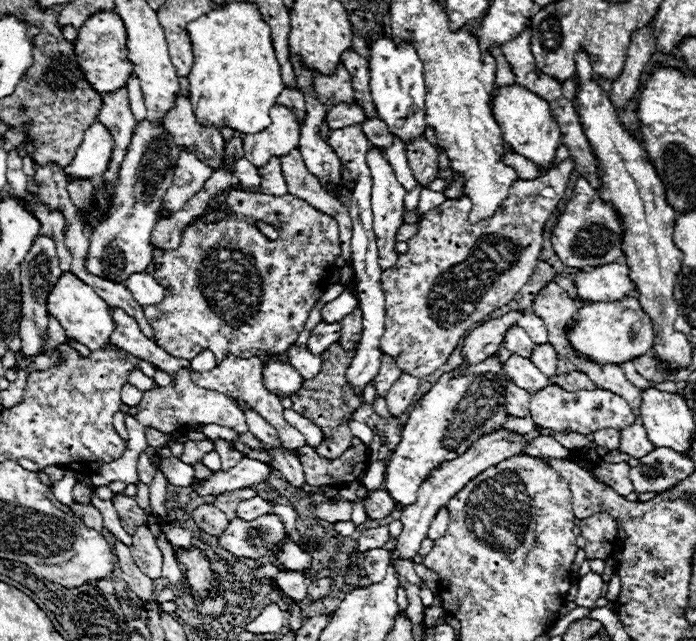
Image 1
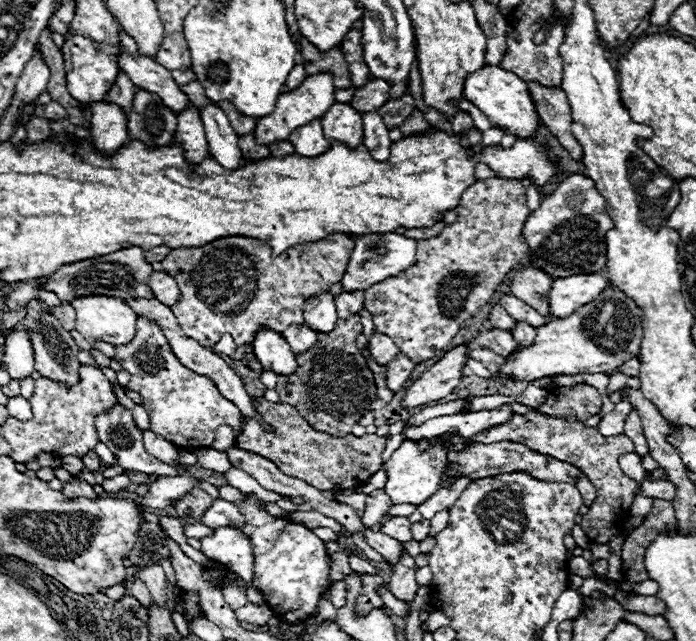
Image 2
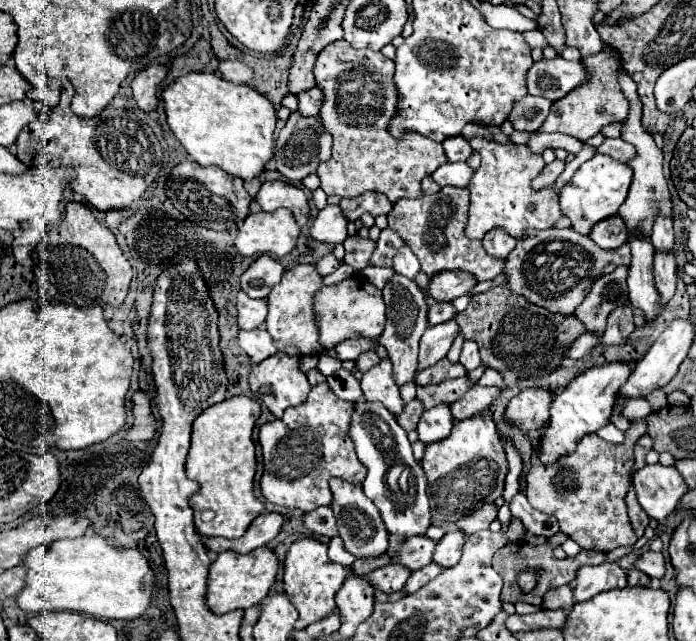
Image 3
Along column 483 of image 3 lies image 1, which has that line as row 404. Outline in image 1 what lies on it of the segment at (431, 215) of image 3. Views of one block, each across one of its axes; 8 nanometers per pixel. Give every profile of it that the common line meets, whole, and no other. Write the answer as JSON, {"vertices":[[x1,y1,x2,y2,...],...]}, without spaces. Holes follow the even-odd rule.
{"vertices":[[230,356,228,360,222,360,218,366,214,366,208,372,202,372,202,374,200,372,192,372,192,380,200,388,208,388,212,392,224,392,224,394,230,394,232,398,238,398,248,408,258,412,278,432,278,438,280,438,284,448,298,450,298,448,302,448,306,444,304,436,284,420,284,408,280,404,280,398,274,396,272,392,268,392,264,382,262,382,262,368,264,368,264,360,262,358,232,358]]}

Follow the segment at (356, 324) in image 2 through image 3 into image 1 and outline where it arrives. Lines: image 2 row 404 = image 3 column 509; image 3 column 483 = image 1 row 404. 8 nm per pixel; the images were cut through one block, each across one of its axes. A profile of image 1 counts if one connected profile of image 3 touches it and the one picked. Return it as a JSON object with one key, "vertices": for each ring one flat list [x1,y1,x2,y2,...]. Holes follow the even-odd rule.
{"vertices":[[338,342,332,344,332,348,328,348,328,352,324,352,322,356,322,370,318,372,316,380,306,380,300,392,292,394,292,410,304,418,310,418,322,428,326,438,316,452,320,458,326,458,326,460,334,460,348,450,352,440,352,432,348,430,348,420,350,420,350,414,362,406,362,398,354,396,354,392,350,390,350,384,346,382,346,370,352,362,352,356,354,352,344,352]]}

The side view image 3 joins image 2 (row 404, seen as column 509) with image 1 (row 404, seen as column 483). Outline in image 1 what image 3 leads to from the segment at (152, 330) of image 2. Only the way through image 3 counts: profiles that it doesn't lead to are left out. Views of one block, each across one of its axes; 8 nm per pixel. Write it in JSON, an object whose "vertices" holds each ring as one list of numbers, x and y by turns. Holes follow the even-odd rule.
{"vertices":[[184,368,178,374,172,376,172,384,166,388,158,388,158,390,150,390,144,392,142,402,136,406,136,420,140,420,142,426,152,426,160,432,176,432,176,430,194,430,194,426,188,426,190,422,196,424,218,424,218,426,228,426,236,432,248,432,246,426,246,414,242,412,242,408,236,404,236,400,232,400,226,394,220,392,210,392,204,388,198,388,192,378,190,378,190,370]]}

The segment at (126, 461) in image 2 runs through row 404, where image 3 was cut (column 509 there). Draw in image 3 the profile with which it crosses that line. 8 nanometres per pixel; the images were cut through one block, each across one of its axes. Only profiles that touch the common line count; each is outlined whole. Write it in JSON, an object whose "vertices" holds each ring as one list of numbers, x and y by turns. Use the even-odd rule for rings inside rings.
{"vertices":[[526,94,524,98,520,98,520,100,514,104,508,120,512,122,514,130,534,134,534,132,540,130,542,122,546,120,546,116,548,116,548,112,550,112,550,104,552,104,550,100,544,100,544,98]]}

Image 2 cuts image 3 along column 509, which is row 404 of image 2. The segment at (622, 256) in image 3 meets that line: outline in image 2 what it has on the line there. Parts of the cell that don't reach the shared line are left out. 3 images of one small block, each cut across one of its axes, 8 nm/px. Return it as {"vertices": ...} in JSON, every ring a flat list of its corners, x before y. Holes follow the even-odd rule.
{"vertices":[[254,396,254,404,256,410,262,414,262,418,276,428,276,432,266,434,262,432,260,424,256,424,252,418,244,418,244,432,236,438,236,442,242,450,250,450,272,460,286,476,300,478,322,492,324,490,338,492,338,490,362,486,362,482,366,482,382,464,384,438,378,434,366,434,362,438,356,438,352,434,344,438,334,438,326,432,316,432,298,414,298,410,288,404,272,404,256,396]]}

